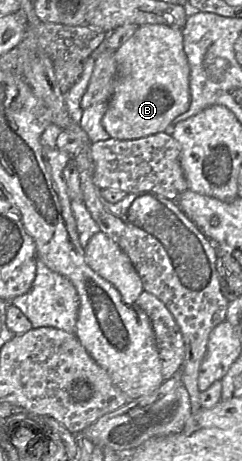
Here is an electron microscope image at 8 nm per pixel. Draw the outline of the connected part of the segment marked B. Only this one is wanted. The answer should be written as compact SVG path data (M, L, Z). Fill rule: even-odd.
M162 24L140 26L132 37L115 51L118 65L114 93L102 118L102 126L110 138L133 140L164 132L171 122L190 106L190 68L183 48L182 29Z

